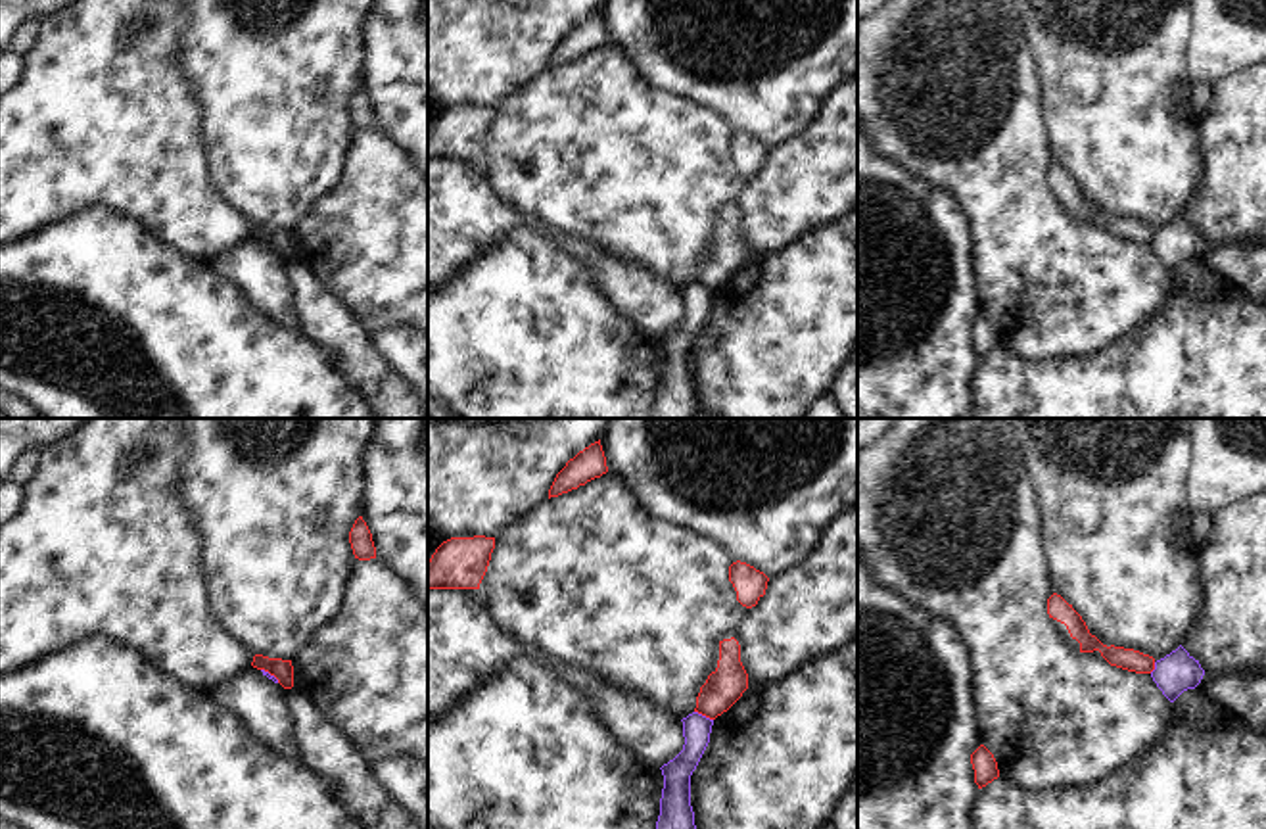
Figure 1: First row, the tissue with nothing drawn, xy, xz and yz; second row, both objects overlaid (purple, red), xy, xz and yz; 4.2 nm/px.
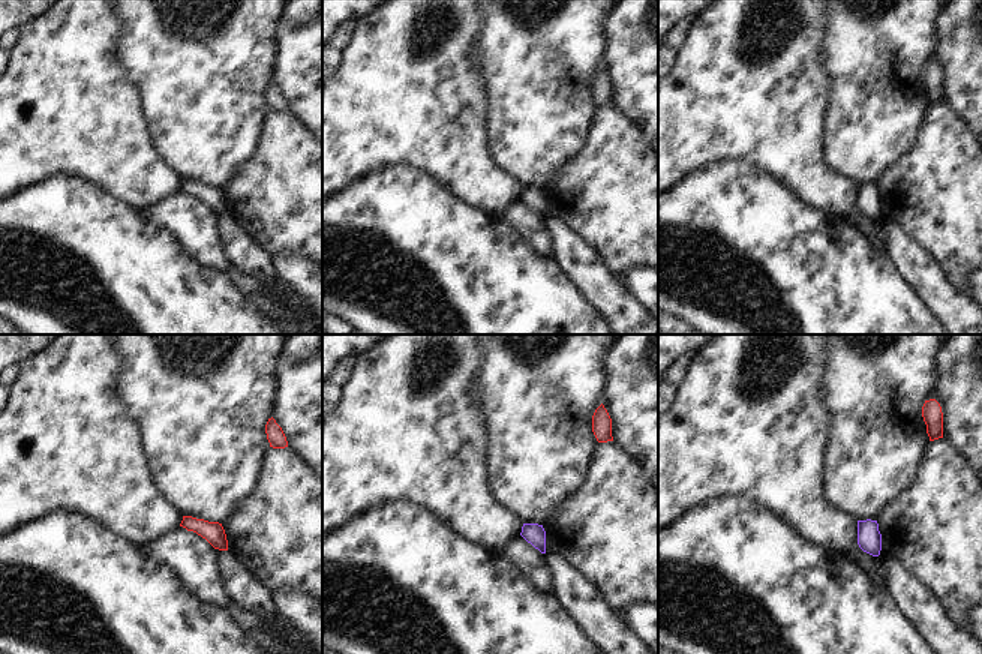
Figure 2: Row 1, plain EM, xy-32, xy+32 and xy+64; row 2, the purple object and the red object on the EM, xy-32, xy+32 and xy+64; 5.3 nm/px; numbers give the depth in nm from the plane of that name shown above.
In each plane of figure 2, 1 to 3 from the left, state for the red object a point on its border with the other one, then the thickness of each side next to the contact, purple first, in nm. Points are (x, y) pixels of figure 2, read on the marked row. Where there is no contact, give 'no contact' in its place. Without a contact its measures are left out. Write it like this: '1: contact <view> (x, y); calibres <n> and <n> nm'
1: no contact
2: no contact
3: no contact

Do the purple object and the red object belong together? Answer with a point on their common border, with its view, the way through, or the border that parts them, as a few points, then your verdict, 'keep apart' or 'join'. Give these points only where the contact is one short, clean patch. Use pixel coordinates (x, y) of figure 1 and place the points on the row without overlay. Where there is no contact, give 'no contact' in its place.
xz (704, 286) | along xz (695, 281), (712, 290) | keep apart

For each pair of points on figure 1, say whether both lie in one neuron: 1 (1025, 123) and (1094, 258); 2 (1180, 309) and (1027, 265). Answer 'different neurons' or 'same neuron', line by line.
1: same neuron
2: different neurons

